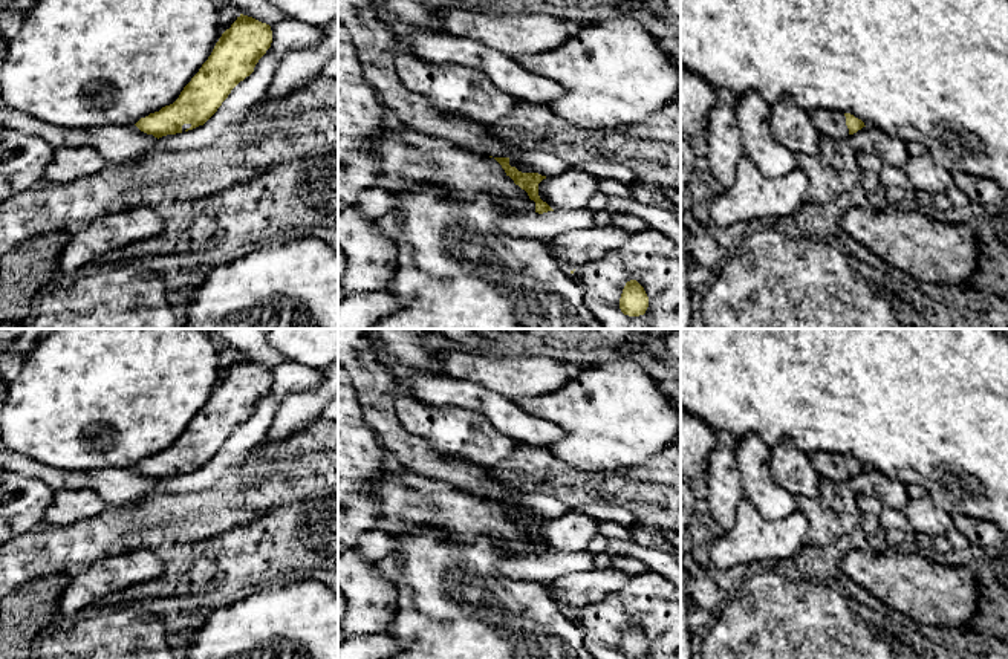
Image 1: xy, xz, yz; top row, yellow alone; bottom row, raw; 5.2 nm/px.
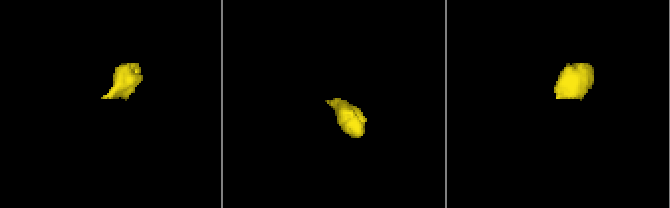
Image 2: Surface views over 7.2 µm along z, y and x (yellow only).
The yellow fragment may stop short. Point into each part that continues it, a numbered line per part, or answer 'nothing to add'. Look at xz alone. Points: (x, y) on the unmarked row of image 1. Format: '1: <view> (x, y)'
1: xz (375, 383)

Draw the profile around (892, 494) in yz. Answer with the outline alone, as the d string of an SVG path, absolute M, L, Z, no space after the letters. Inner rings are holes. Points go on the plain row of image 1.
M866 468L847 482L849 489L858 495L875 497L881 502L883 508L893 511L904 511L909 502L907 486L889 479L886 474L875 468Z

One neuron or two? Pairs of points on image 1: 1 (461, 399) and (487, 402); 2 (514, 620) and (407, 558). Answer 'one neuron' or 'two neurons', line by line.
1: one neuron
2: one neuron

